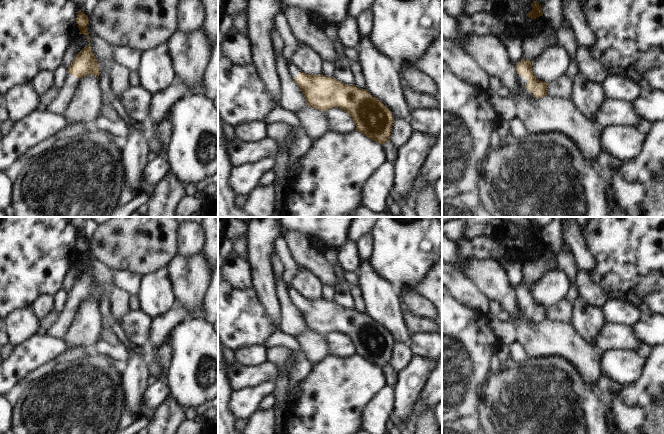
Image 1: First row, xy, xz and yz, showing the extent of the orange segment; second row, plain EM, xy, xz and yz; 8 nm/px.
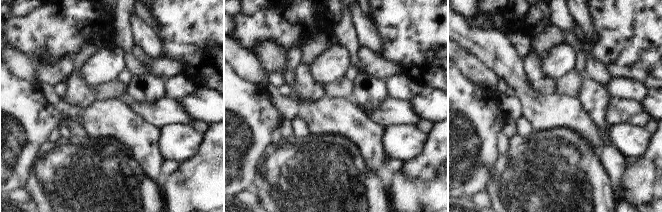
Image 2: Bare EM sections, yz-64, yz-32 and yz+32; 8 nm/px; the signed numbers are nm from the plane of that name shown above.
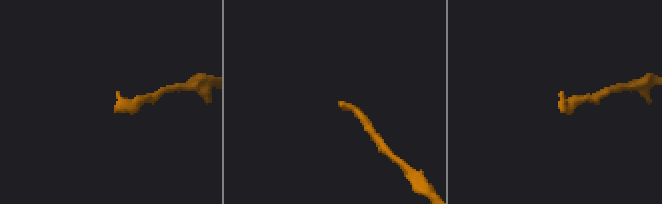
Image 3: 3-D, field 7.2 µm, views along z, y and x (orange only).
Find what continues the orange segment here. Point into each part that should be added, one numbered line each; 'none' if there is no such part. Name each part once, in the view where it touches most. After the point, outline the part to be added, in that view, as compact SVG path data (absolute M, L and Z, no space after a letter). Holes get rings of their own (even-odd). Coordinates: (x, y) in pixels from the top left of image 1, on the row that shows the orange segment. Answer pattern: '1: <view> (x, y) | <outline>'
1: yz (523, 82) | M518 74L518 81L519 81L522 92L526 95L534 97L533 93L529 92L527 88L525 87L528 84L528 81L525 79L525 77Z

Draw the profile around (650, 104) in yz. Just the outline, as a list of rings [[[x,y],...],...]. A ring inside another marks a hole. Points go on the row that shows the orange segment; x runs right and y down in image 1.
[[[643,89],[634,106],[642,119],[653,124],[664,120],[664,92],[662,91]]]

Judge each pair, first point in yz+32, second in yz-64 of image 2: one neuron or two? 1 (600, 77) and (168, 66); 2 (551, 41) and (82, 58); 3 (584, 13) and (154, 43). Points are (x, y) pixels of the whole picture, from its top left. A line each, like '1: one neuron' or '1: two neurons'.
1: one neuron
2: one neuron
3: one neuron

